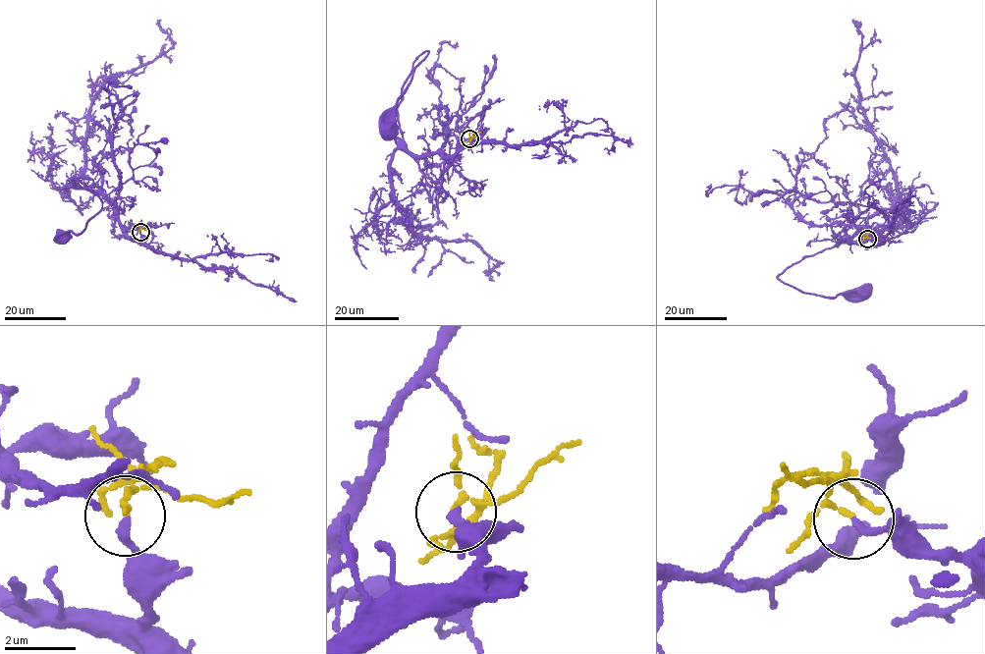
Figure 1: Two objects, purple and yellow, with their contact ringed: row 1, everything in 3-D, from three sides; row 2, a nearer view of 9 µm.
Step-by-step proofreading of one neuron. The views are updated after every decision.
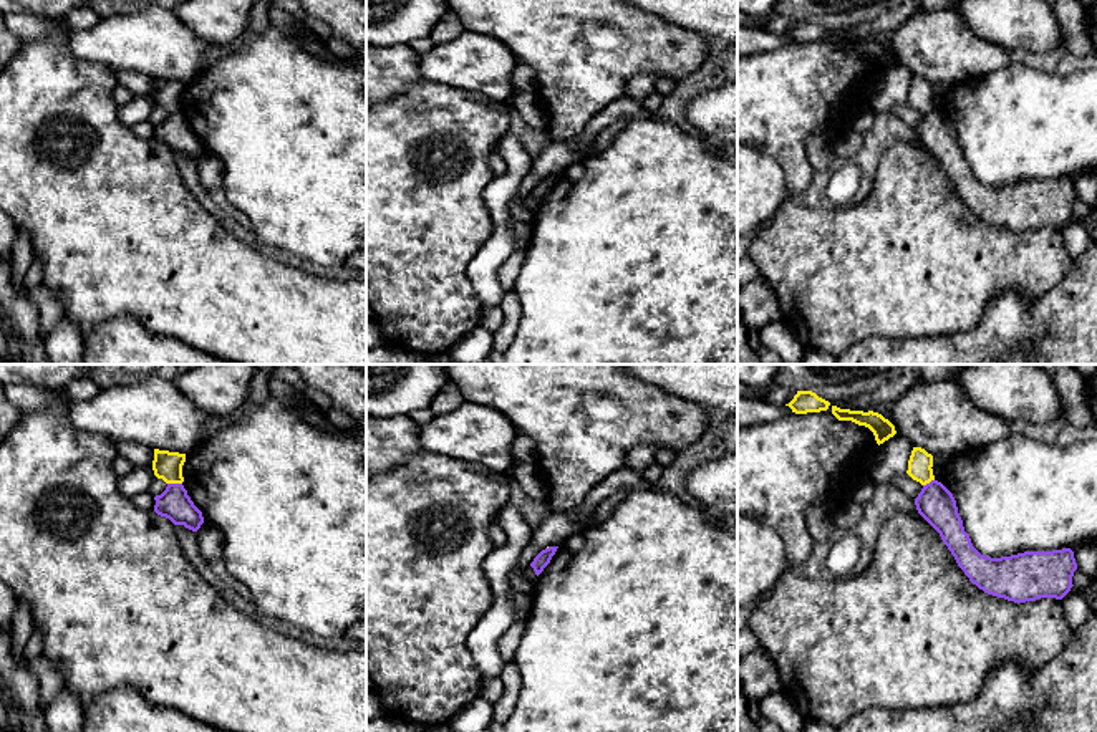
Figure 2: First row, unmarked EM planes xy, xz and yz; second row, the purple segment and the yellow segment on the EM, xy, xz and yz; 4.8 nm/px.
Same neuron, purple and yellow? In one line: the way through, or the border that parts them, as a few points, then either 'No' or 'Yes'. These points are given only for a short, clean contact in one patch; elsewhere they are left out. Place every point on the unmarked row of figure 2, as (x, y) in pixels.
Boundary: xy (168, 111), (181, 113). No

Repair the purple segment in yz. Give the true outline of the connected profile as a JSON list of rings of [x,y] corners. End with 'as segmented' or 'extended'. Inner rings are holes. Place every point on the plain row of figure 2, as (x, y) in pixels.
[[[938,109],[923,114],[915,128],[918,142],[940,162],[958,195],[988,224],[1014,232],[1041,227],[1062,229],[1077,192],[1070,177],[1024,181],[991,187],[981,184],[964,161],[953,123]]]; as segmented

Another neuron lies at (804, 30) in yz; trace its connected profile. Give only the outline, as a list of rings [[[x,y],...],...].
[[[797,20],[794,28],[785,35],[789,35],[795,43],[807,43],[807,41],[827,40],[830,31],[819,26],[812,20]]]

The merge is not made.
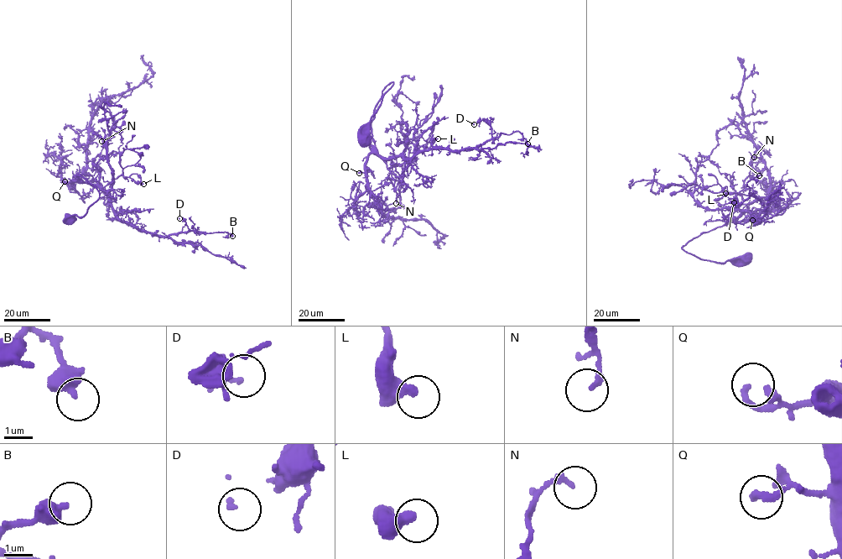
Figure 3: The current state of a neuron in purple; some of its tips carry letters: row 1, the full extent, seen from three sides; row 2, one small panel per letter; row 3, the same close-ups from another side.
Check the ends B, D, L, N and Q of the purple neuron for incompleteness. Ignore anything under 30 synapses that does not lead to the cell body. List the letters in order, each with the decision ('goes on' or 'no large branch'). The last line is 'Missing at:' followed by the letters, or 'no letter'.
B: no large branch
D: no large branch
L: no large branch
N: no large branch
Q: no large branch
Missing at: no letter

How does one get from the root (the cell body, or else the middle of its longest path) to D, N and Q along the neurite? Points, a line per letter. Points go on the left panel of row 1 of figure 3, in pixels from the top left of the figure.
D: (70, 219), (99, 196), (77, 175), (103, 189), (117, 218), (142, 230), (196, 232), (179, 218)
N: (70, 219), (83, 216), (99, 196), (87, 179), (77, 176), (97, 183), (95, 158), (101, 141)
Q: (70, 219), (73, 214), (85, 214), (99, 193), (80, 175), (80, 181), (64, 181)

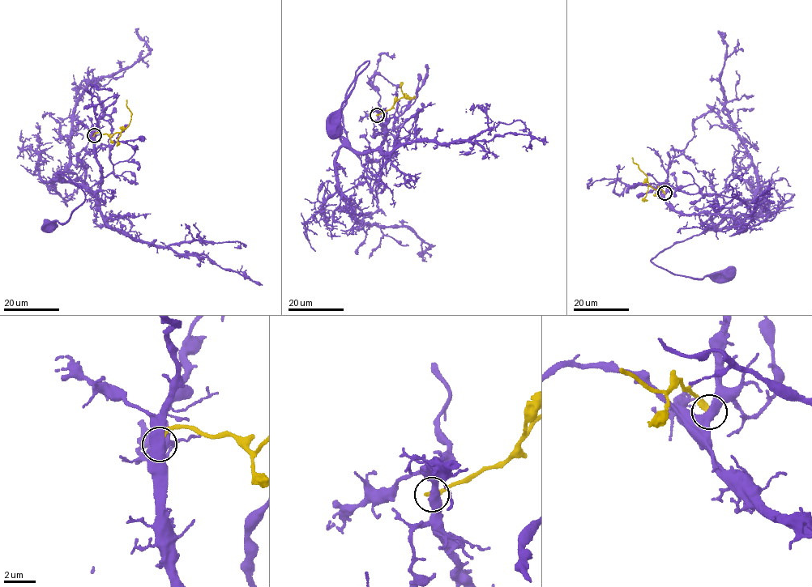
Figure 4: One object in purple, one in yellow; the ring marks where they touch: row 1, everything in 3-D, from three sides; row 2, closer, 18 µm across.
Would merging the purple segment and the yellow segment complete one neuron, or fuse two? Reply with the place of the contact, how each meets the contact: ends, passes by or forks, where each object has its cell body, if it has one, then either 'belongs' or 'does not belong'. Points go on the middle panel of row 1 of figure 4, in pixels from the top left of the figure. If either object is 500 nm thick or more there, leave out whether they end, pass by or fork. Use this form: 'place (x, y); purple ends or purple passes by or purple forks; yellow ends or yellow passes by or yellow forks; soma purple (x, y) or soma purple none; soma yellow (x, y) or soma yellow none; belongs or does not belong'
place (377, 115); soma purple (334, 129); soma yellow none; does not belong

